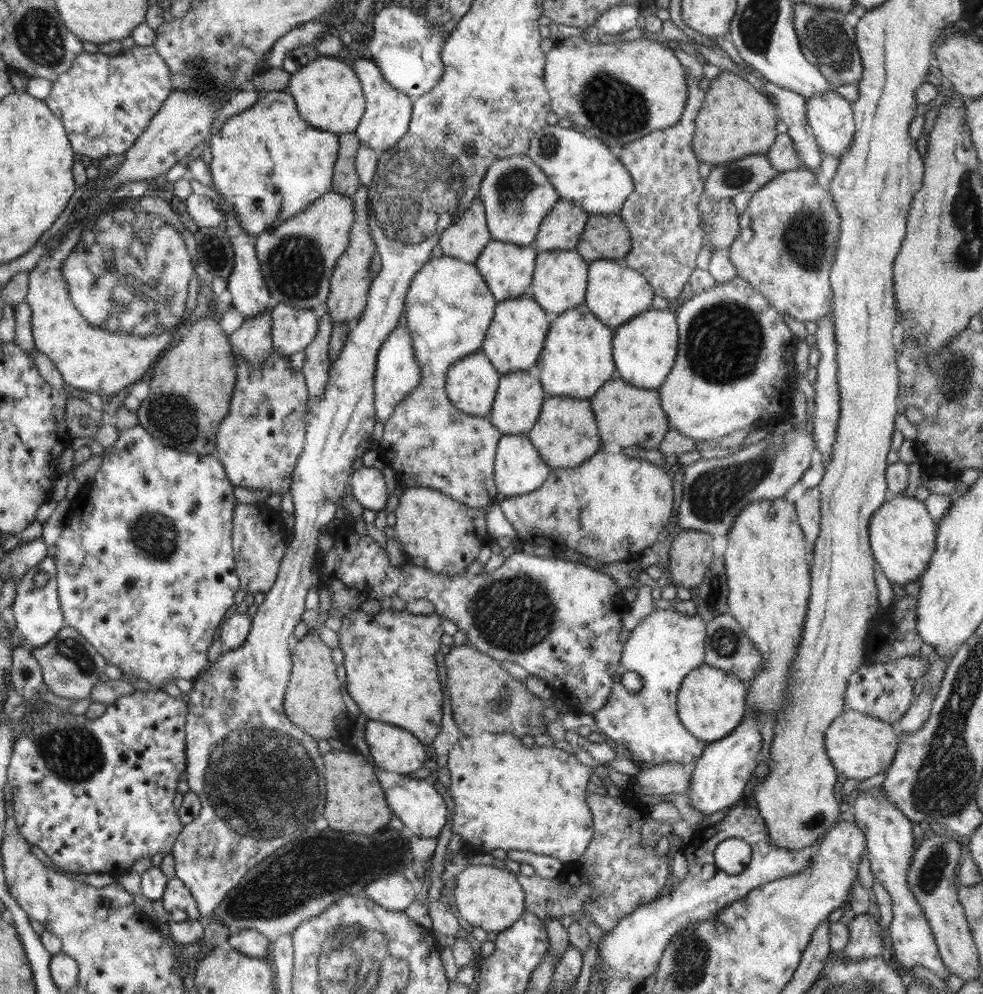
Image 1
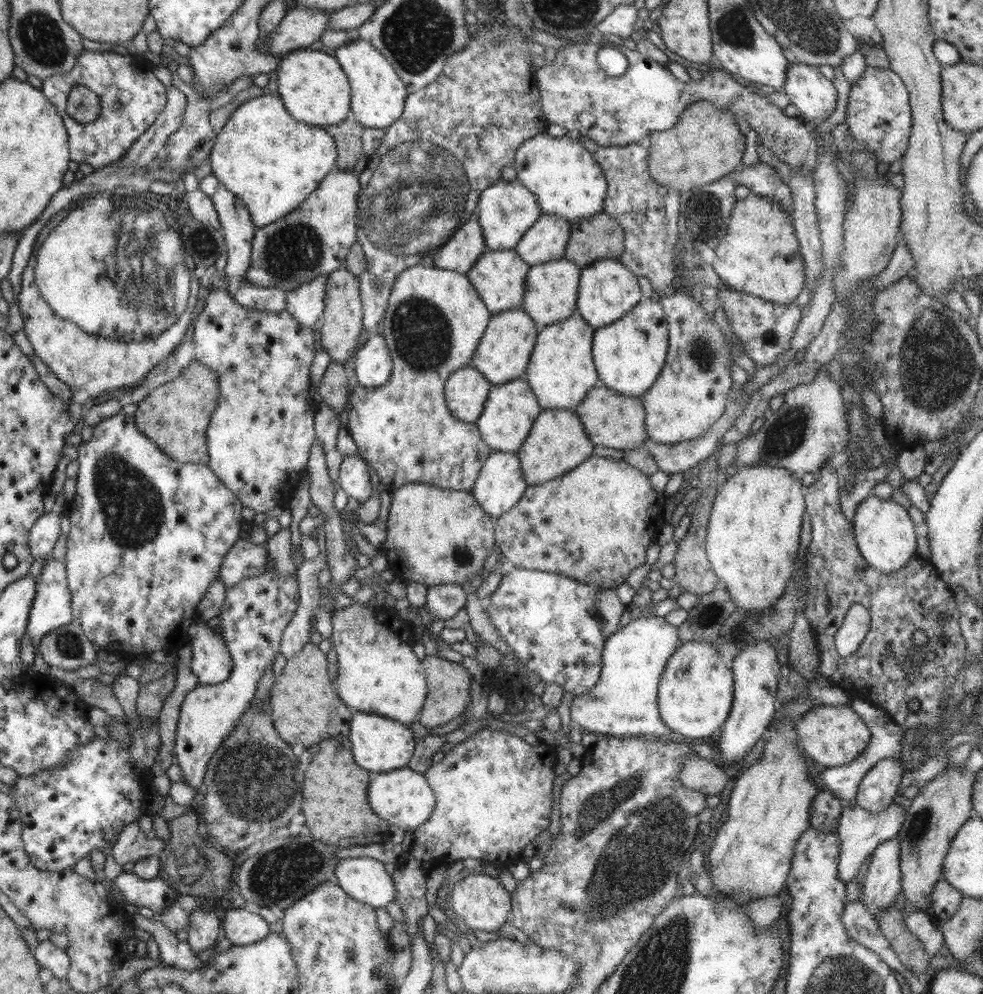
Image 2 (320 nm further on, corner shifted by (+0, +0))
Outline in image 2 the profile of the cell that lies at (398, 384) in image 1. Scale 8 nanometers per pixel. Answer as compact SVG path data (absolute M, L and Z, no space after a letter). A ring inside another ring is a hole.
M372 333L358 350L355 374L360 385L376 389L388 382L392 372L392 357L382 334Z

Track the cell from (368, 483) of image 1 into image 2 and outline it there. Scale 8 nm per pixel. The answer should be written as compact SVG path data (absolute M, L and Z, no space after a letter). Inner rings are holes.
M344 455L340 466L339 488L360 503L368 500L376 481L365 460L358 455Z

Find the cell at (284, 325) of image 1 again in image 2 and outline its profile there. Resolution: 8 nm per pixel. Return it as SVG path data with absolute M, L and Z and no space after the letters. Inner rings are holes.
M318 275L286 293L286 310L302 326L314 328L324 312L325 288L329 275Z

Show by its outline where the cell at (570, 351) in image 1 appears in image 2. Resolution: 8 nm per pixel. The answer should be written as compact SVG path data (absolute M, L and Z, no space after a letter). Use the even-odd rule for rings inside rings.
M572 314L563 321L545 326L538 332L531 352L528 372L524 379L529 382L533 393L542 409L574 409L588 394L594 385L600 384L592 357L592 341L595 328L590 326L580 314Z

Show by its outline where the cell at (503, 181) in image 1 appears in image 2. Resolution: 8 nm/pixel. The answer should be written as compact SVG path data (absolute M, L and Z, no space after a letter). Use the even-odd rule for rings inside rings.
M501 178L481 192L476 208L478 219L488 250L513 249L524 233L532 228L542 215L535 194L528 190L518 179L506 181Z

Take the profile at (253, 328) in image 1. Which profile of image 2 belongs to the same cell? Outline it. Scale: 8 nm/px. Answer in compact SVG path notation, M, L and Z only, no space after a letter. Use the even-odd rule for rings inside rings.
M244 280L236 292L229 293L241 307L269 313L279 313L286 308L286 292L277 288L264 288Z

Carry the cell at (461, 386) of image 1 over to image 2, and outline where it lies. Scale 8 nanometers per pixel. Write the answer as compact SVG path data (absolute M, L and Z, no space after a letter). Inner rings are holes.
M472 366L455 370L448 377L444 391L452 416L462 422L478 420L491 386L491 382Z

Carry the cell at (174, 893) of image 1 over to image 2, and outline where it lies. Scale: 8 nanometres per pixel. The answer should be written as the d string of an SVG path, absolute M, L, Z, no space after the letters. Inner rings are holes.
M126 868L113 880L113 883L117 884L117 889L123 892L129 904L137 905L139 908L146 906L153 910L155 915L159 915L169 904L172 904L178 894L158 876L144 880L136 876L130 868Z

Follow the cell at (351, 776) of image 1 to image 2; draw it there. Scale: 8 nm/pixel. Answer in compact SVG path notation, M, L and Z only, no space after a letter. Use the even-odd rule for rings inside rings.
M328 739L319 743L320 749L312 758L306 774L304 774L304 790L302 790L302 812L306 814L306 824L310 828L310 834L314 840L330 842L340 848L348 846L368 846L384 843L390 840L390 823L380 818L369 805L367 788L371 781L369 770L356 766L355 758L348 747L344 748L340 742Z

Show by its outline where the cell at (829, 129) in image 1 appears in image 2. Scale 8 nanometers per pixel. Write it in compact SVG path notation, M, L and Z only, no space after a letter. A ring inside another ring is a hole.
M790 63L784 92L790 99L790 109L797 109L801 119L825 121L836 109L838 93L833 82L819 68L802 63Z

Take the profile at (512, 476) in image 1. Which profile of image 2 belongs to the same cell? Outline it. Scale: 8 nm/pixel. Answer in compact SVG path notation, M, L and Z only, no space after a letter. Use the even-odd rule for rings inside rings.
M493 451L482 465L470 492L484 512L495 520L522 498L527 486L517 453Z

